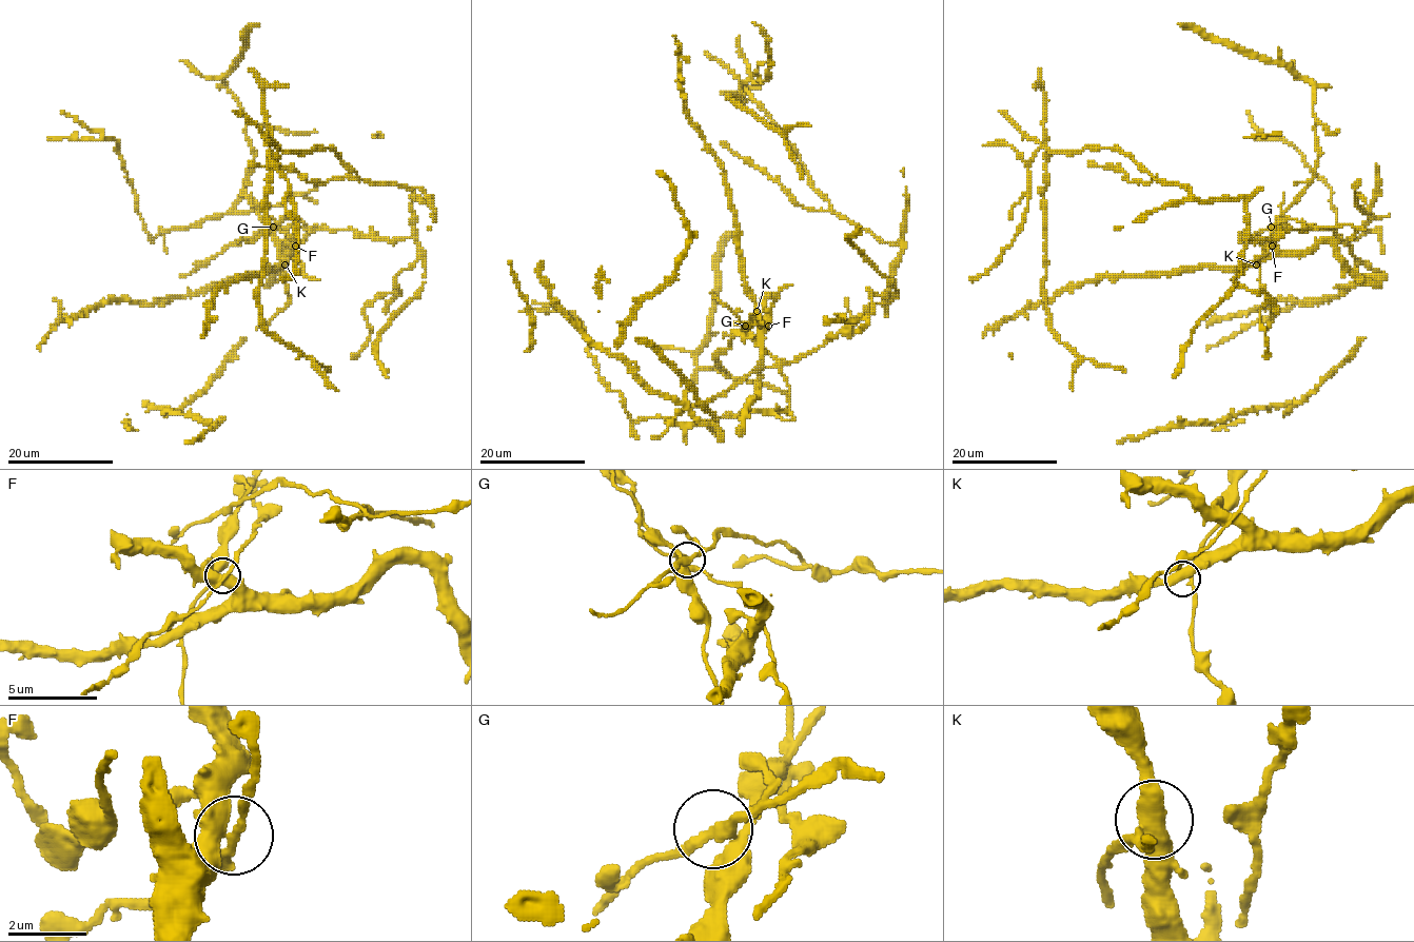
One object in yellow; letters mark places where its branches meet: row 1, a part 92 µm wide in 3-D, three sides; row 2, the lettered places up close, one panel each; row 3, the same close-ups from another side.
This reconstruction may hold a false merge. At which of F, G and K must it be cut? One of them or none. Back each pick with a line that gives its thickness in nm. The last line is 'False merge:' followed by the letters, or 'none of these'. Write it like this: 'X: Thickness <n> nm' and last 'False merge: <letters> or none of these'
F: Thickness 360 nm
False merge: F

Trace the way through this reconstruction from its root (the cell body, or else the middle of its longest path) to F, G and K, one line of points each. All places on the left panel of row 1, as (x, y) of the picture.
F: (358, 232), (310, 229), (300, 221), (282, 219), (274, 224), (263, 223), (286, 233), (295, 246)
G: (358, 232), (310, 229), (300, 221), (291, 219), (282, 219), (273, 227)
K: (358, 232), (310, 229), (300, 221), (282, 219), (273, 230), (278, 256), (285, 265)

